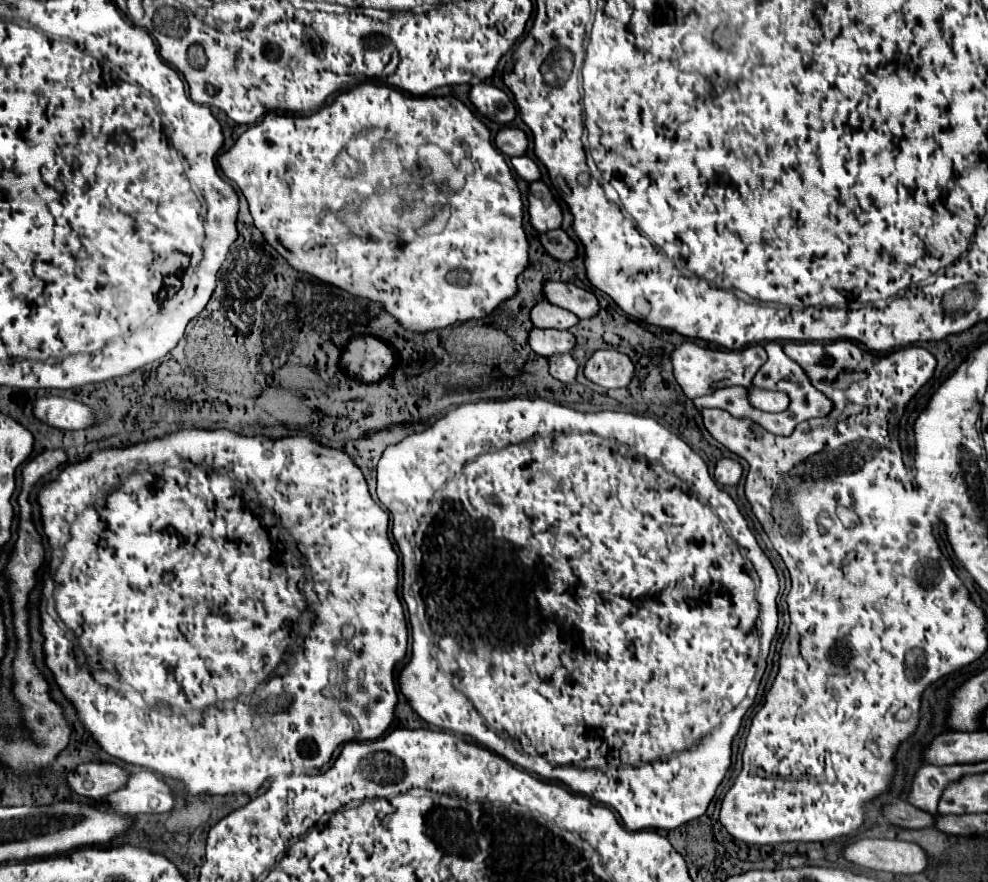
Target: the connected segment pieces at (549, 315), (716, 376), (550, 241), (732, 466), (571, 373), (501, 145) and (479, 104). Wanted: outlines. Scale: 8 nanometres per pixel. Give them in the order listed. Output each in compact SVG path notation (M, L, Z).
M547 301L533 305L533 309L529 311L529 319L533 327L543 327L543 329L571 329L573 325L579 323L579 319L573 313L559 309Z
M681 343L671 353L673 377L689 399L709 393L709 385L731 385L731 377L743 377L743 369L759 369L767 359L763 345L754 344L741 350L720 350L699 347L696 343Z
M563 229L539 233L539 241L545 247L545 251L553 259L559 259L559 261L571 261L577 253L577 245L567 237L567 233Z
M721 459L715 465L713 477L719 485L737 485L741 479L741 473L743 473L743 469L735 459Z
M565 353L565 355L551 355L547 361L549 361L551 377L555 377L555 379L559 379L563 383L575 381L577 361L569 353Z
M503 127L495 135L495 147L509 157L525 155L527 151L527 135L517 127Z
M473 85L469 91L469 101L475 105L475 109L489 117L491 121L497 121L501 125L509 123L515 119L515 105L513 101L507 97L507 93L503 93L501 89L493 87L493 85Z

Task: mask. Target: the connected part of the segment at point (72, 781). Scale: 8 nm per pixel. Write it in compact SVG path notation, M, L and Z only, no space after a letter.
M83 763L67 775L67 785L73 793L99 799L125 785L129 773L113 763Z

